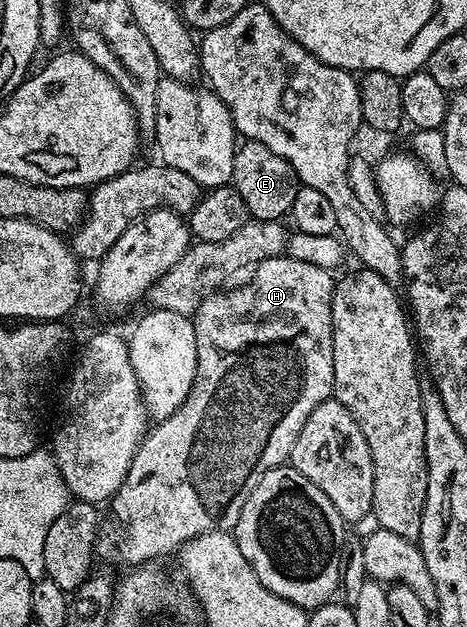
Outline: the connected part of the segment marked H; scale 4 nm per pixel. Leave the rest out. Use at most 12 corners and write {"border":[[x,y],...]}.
{"border":[[323,266],[196,309],[186,400],[145,433],[95,557],[235,531],[333,397]]}

